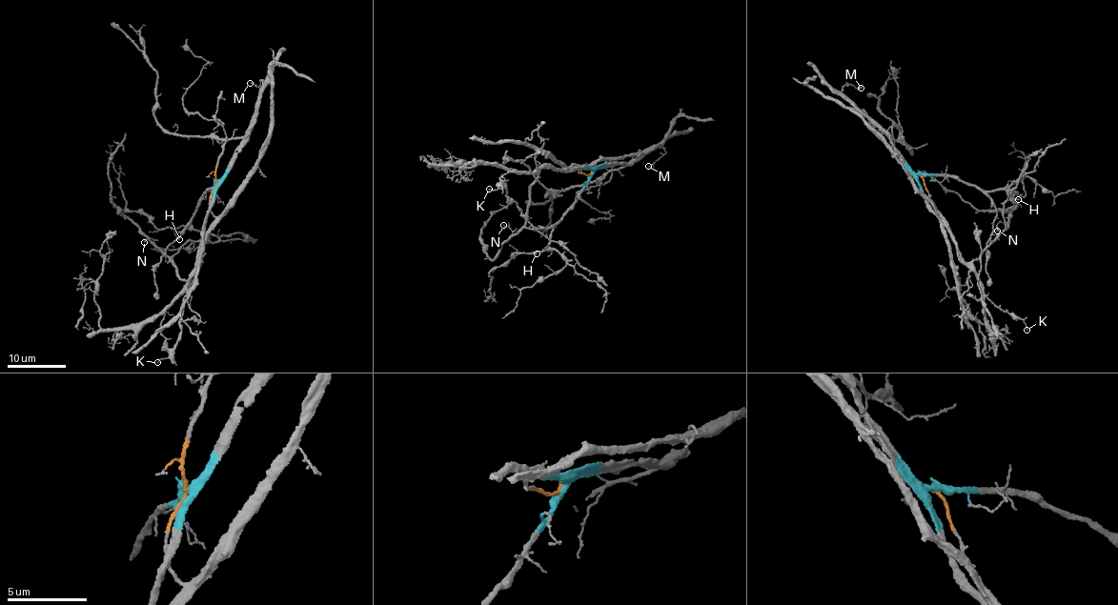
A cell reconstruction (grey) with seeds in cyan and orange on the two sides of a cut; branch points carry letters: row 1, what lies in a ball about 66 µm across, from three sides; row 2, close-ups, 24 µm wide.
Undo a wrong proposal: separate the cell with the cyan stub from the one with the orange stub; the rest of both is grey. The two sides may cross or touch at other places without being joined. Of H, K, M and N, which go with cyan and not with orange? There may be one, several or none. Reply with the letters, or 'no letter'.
H, M

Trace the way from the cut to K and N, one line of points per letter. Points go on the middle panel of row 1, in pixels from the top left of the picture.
K: (592, 173), (549, 165), (530, 171), (516, 170), (500, 178), (502, 189), (488, 189)
N: (592, 173), (580, 172), (580, 167), (541, 169), (531, 186), (521, 229), (515, 235), (503, 225)

